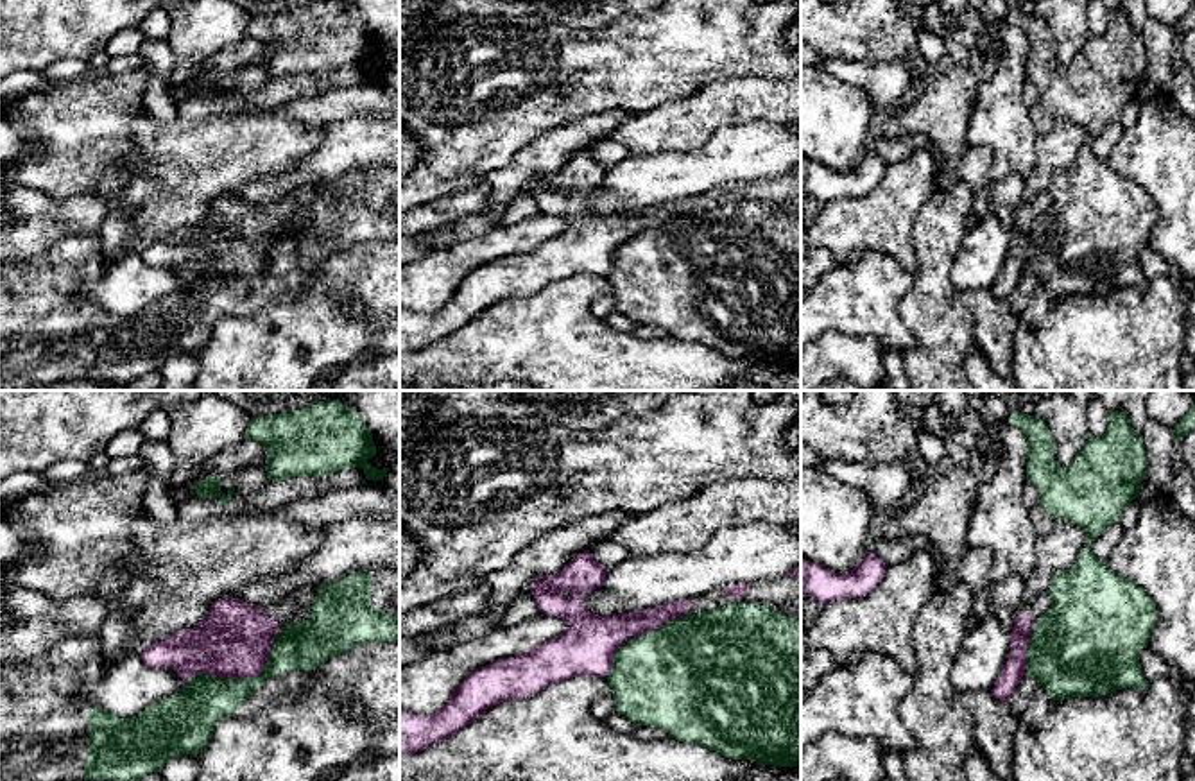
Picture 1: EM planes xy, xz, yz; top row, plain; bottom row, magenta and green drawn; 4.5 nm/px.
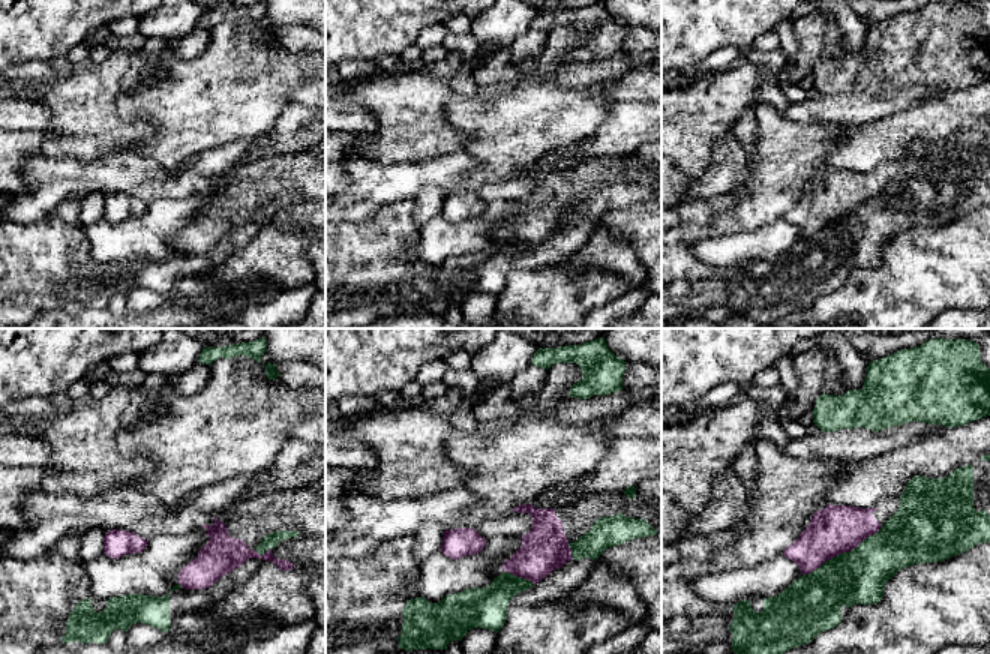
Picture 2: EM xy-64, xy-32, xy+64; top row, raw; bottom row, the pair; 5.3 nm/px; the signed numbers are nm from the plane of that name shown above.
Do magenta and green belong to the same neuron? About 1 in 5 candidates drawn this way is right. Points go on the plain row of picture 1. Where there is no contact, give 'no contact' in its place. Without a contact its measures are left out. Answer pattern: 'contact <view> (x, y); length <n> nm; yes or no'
contact xy (244, 276); length 500 nm; no

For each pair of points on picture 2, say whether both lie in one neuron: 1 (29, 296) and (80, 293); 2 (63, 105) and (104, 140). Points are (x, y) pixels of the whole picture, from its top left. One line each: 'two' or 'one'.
1: one
2: one

